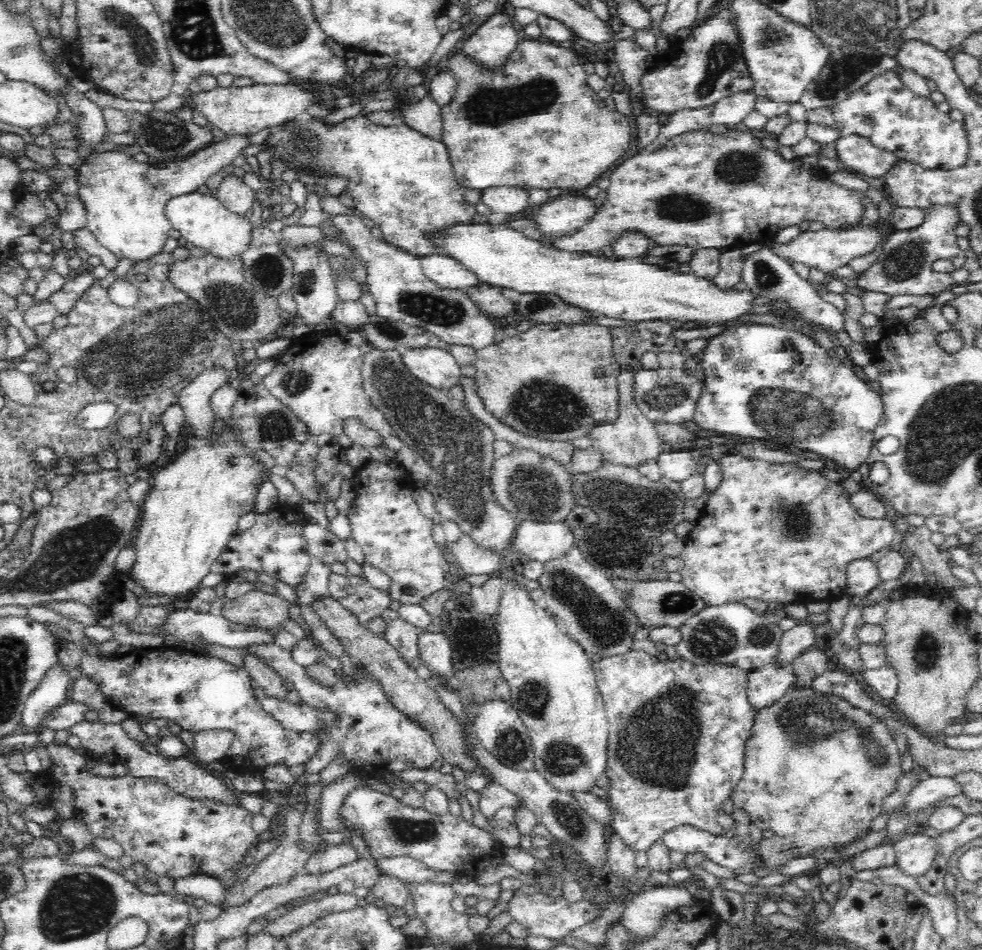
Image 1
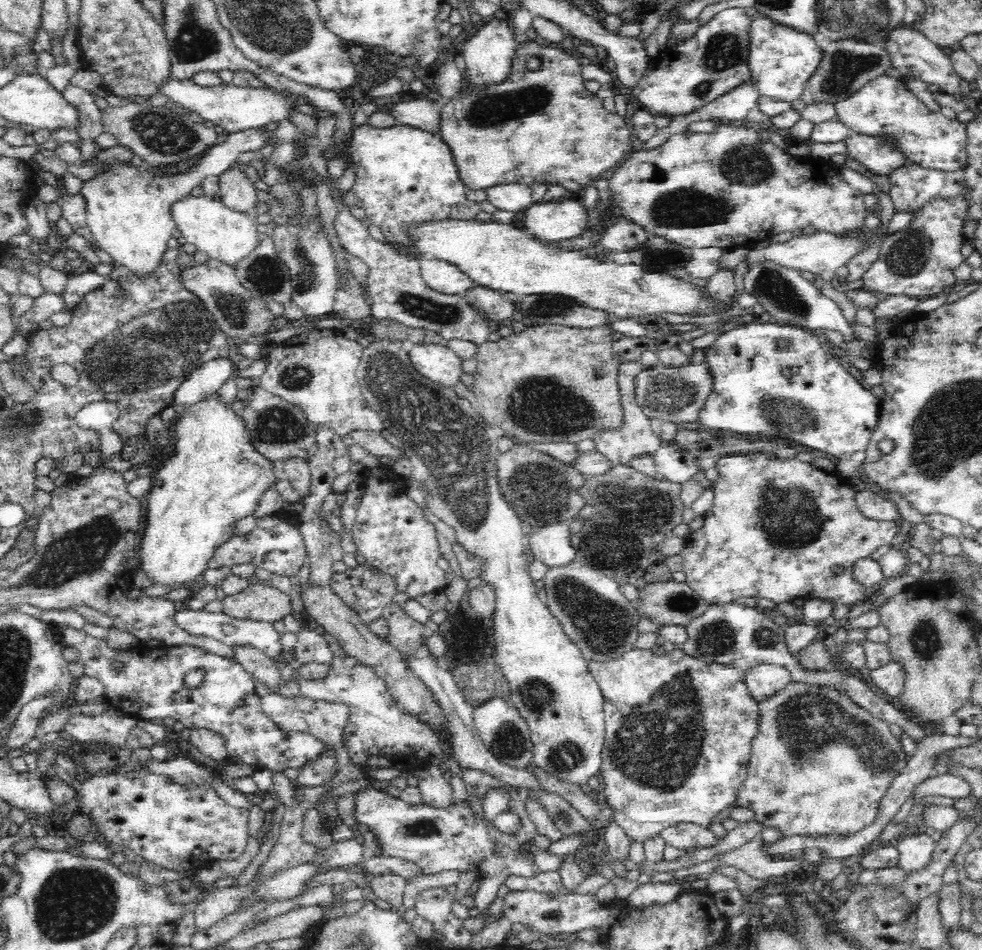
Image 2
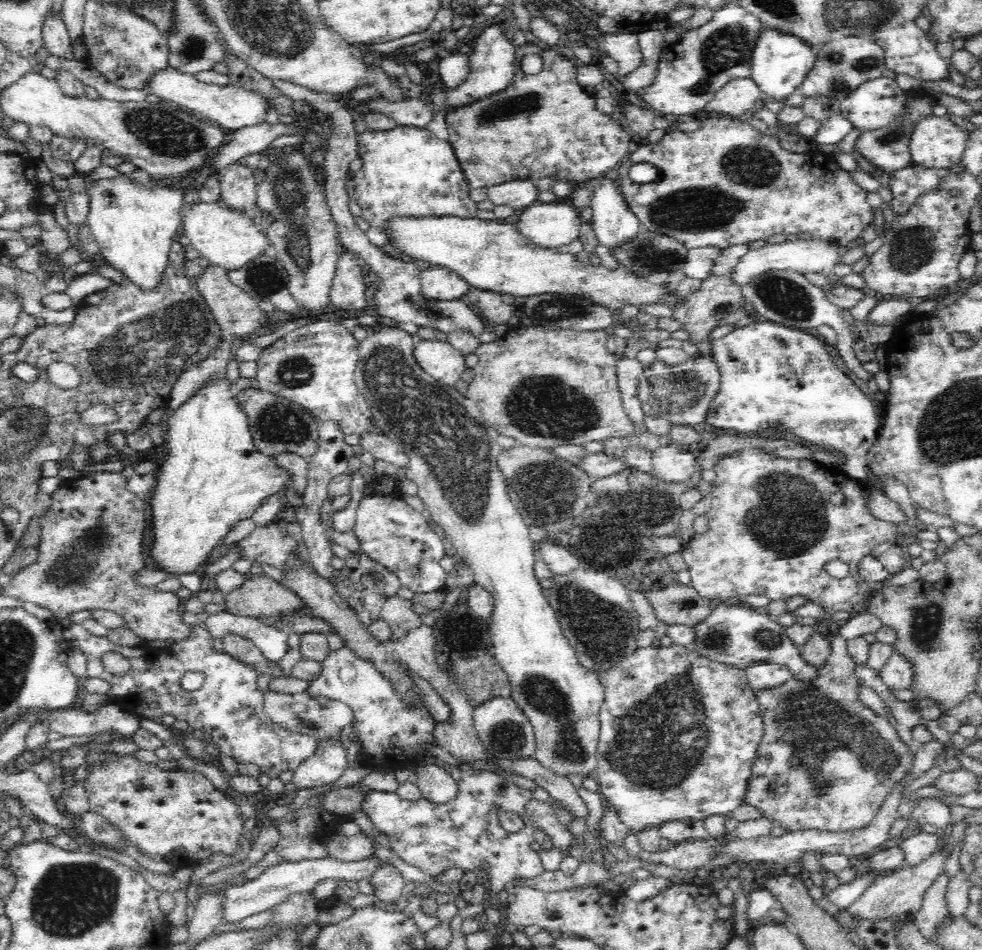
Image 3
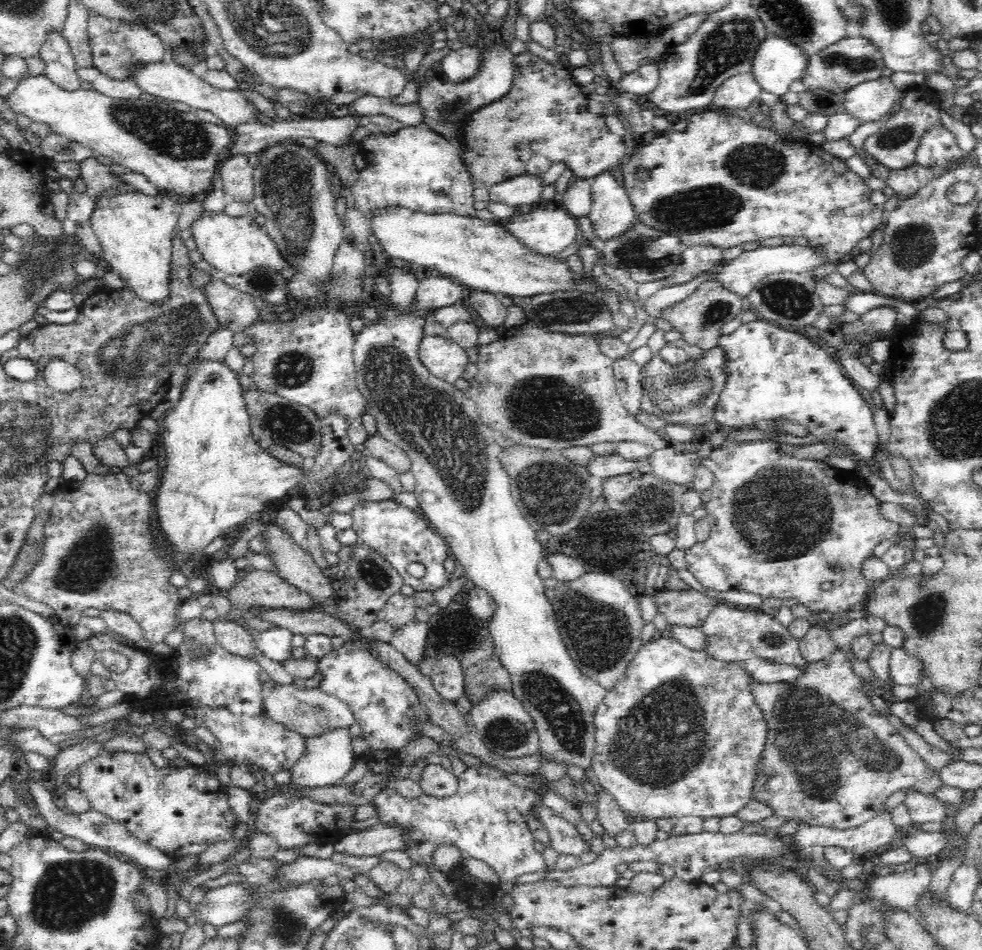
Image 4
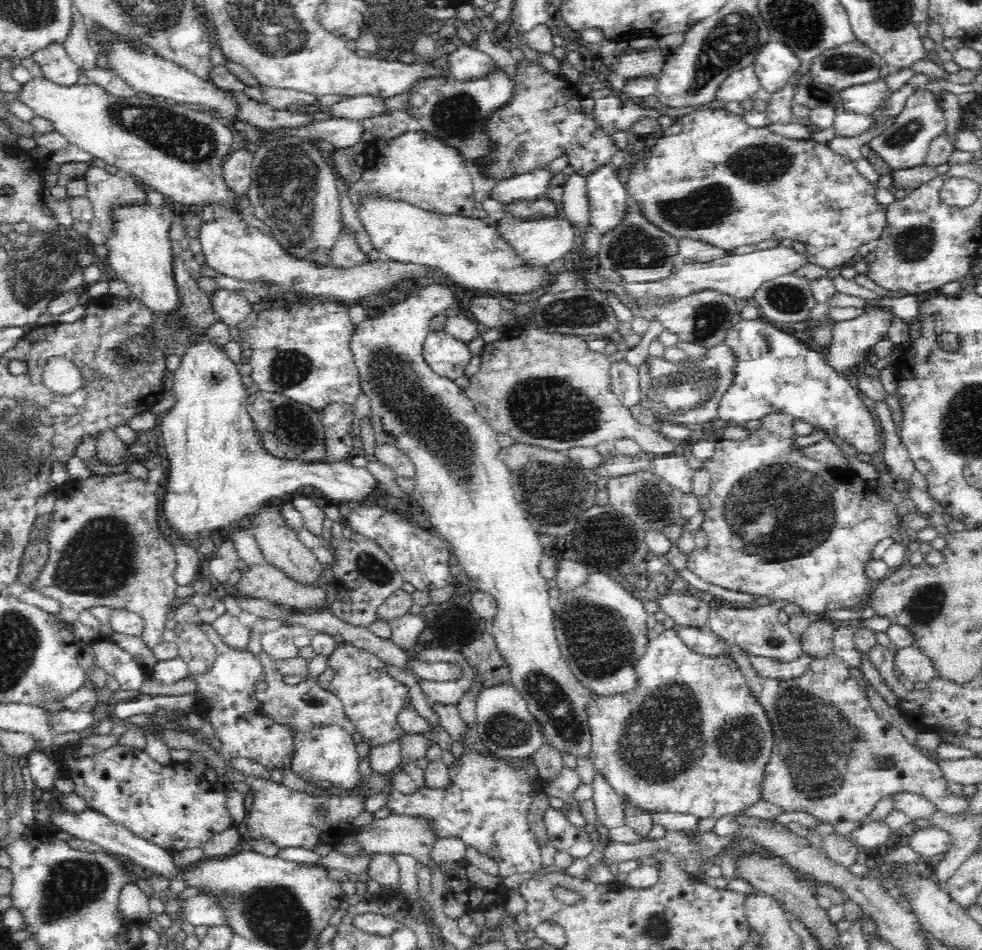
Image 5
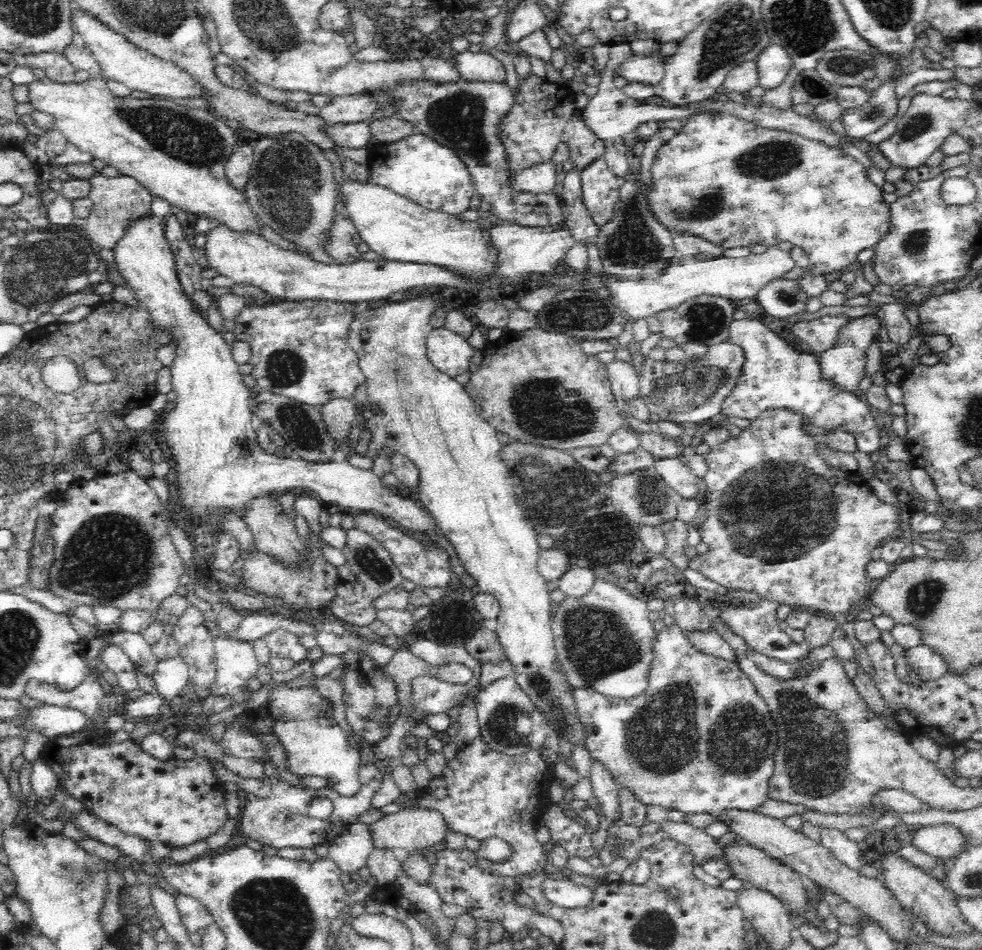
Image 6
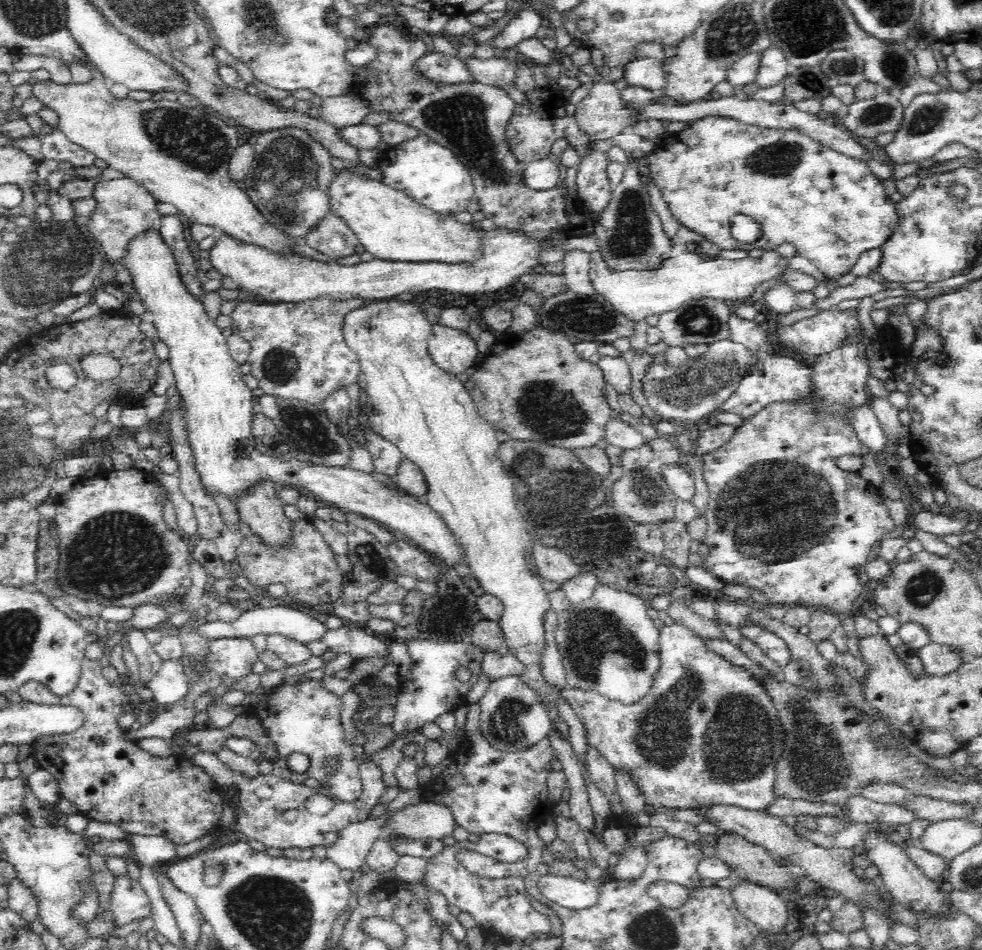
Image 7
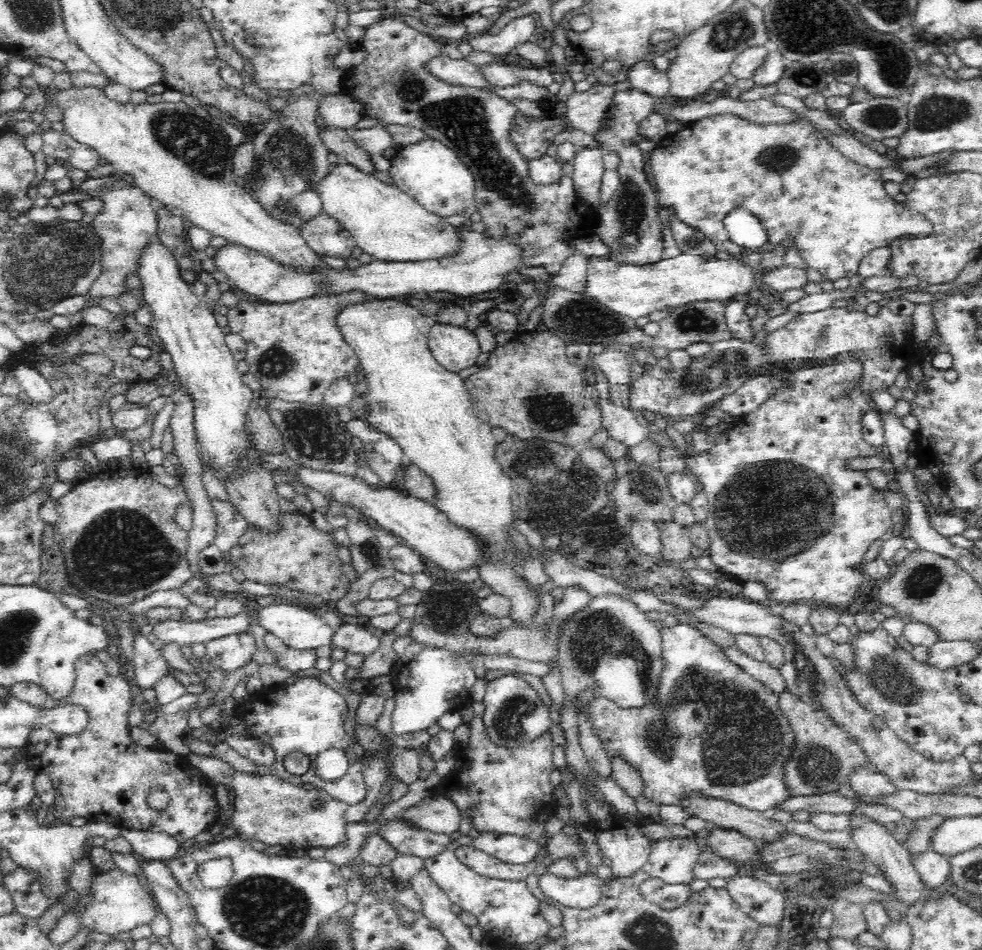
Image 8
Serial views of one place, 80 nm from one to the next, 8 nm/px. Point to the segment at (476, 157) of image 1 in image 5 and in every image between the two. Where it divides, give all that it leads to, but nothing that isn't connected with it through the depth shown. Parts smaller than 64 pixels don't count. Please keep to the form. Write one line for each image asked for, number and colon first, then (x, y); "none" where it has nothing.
2: (537, 126)
3: (544, 123)
4: (544, 118)
5: (544, 118)

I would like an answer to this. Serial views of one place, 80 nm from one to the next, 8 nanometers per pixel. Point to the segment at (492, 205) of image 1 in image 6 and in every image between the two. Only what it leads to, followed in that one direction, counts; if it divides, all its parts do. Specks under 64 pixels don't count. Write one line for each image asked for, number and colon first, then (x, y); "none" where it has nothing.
2: (514, 197)
3: (518, 194)
4: (524, 190)
5: (532, 184)
6: (539, 178)

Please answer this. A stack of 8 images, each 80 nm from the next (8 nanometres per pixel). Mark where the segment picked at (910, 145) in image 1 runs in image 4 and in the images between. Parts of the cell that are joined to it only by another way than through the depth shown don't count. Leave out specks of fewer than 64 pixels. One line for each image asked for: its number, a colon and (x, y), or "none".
2: (885, 106)
3: (938, 143)
4: (869, 101)

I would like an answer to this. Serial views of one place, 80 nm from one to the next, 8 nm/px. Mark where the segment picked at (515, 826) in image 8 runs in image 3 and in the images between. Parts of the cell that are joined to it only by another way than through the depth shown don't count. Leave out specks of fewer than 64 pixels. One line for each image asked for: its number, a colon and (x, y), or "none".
3: (464, 832)
4: (486, 817)
5: (486, 802)
6: (483, 792)
7: (490, 790)

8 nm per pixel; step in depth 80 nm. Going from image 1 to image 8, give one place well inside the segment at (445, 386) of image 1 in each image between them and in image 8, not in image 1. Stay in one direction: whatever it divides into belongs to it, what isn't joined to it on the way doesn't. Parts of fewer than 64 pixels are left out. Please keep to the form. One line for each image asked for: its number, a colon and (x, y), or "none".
2: (437, 362)
3: (439, 358)
4: (445, 359)
5: (448, 356)
6: (450, 352)
7: (453, 350)
8: (454, 347)

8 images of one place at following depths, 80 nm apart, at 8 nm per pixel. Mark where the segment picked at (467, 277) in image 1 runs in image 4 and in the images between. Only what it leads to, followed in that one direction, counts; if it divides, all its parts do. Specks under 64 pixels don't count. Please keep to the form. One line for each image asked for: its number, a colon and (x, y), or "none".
2: (440, 277)
3: (440, 284)
4: (461, 487)

